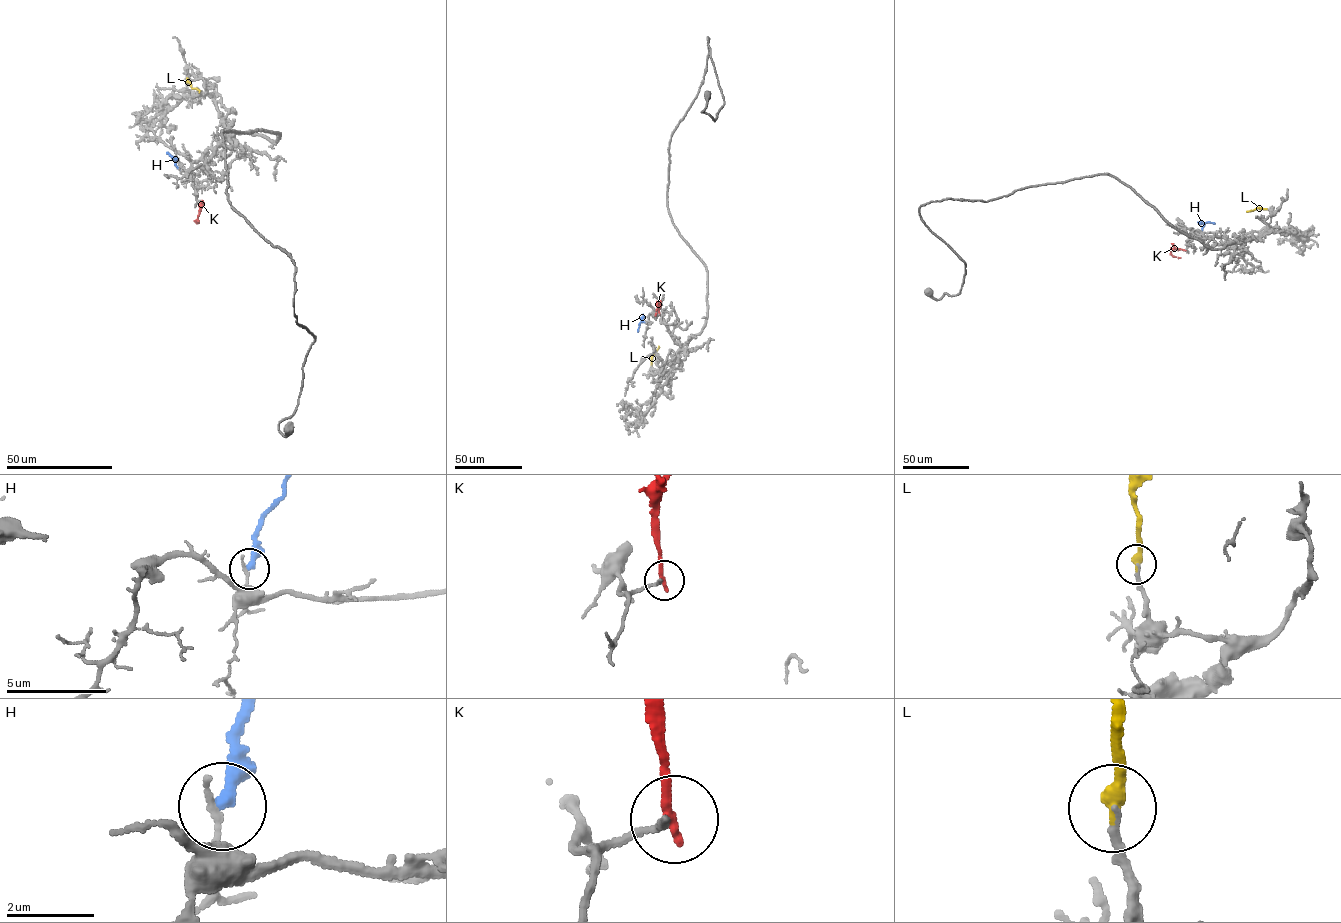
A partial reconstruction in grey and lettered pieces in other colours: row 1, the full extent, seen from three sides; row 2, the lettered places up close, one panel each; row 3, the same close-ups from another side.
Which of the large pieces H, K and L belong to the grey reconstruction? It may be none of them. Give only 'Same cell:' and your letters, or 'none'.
Same cell: L

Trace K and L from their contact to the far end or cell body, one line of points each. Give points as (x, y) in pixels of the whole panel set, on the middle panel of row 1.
K: (659, 314), (657, 301), (655, 315)
L: (651, 365), (658, 346)

